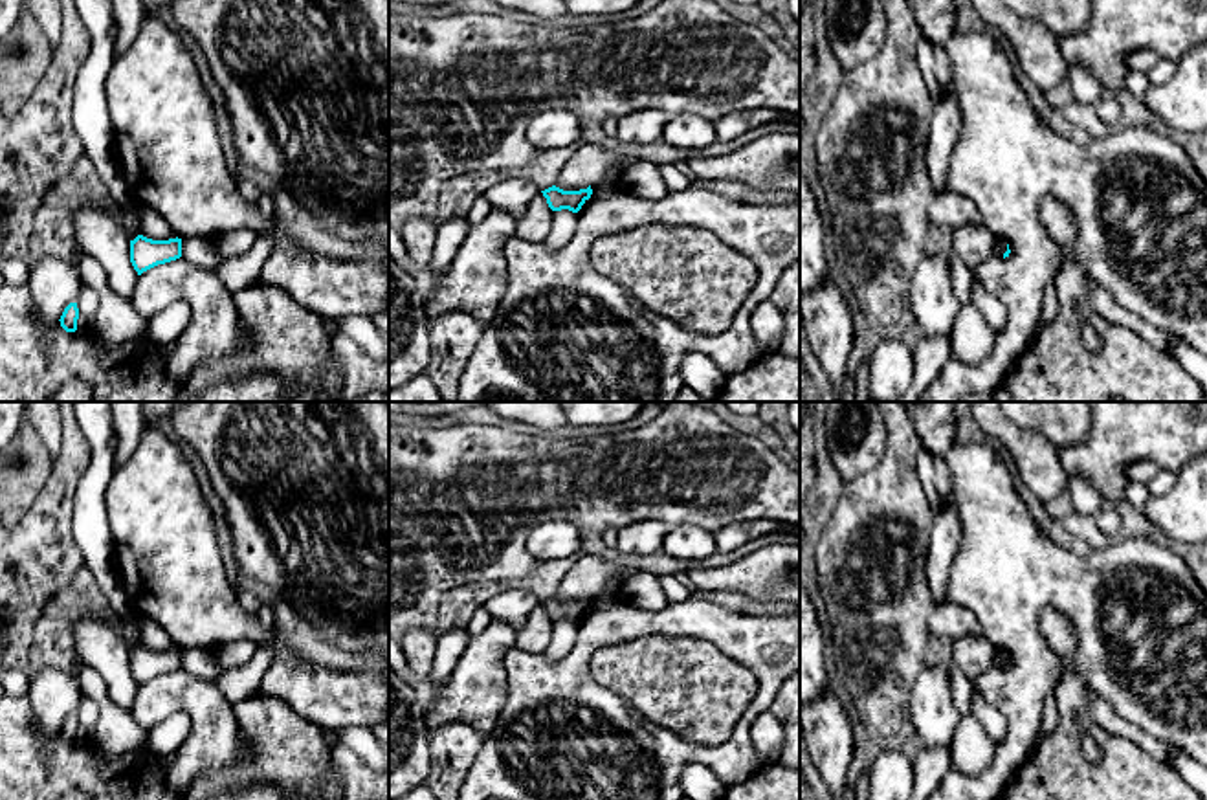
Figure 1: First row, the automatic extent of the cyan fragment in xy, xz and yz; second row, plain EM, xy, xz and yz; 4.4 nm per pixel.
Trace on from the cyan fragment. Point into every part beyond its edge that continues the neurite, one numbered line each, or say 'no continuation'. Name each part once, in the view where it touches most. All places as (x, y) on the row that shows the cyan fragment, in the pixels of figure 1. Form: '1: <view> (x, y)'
no continuation

